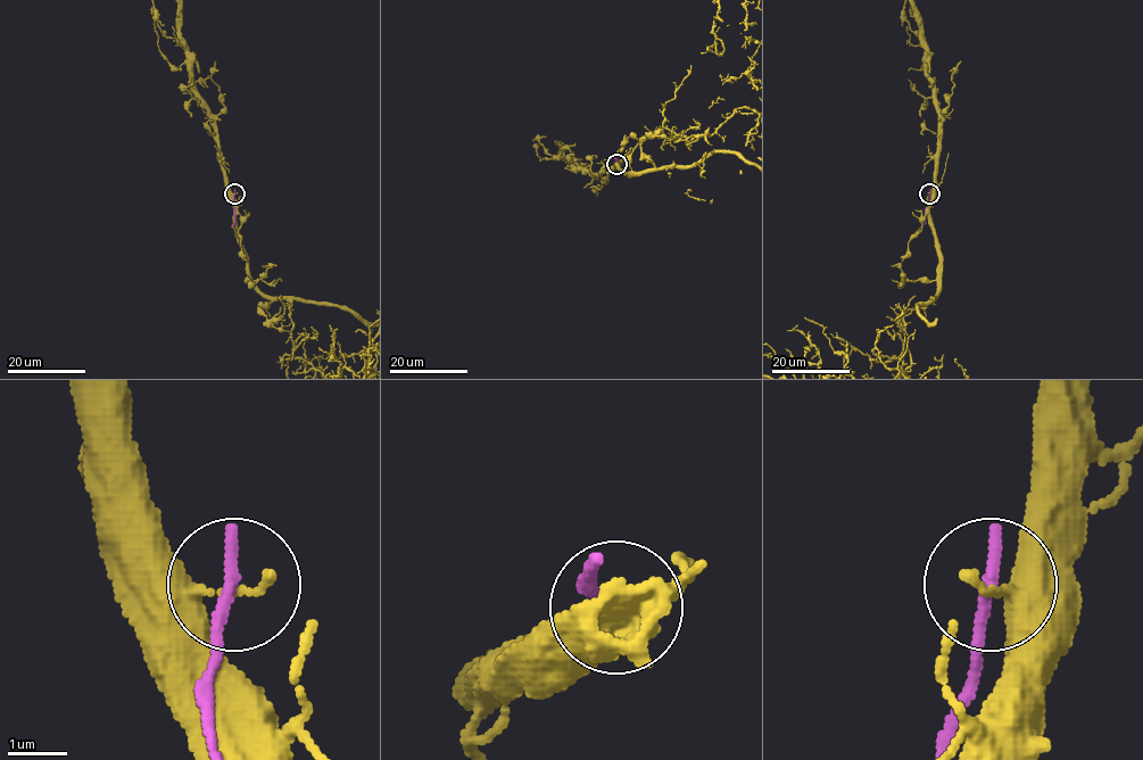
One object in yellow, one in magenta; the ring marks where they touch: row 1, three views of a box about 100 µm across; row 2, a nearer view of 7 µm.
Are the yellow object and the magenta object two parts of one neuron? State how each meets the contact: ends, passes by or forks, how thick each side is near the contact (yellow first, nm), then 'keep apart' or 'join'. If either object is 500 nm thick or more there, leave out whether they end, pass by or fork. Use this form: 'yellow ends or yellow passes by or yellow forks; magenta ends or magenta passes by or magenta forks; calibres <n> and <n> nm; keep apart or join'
yellow ends; magenta ends; calibres 170 and 280 nm; keep apart

